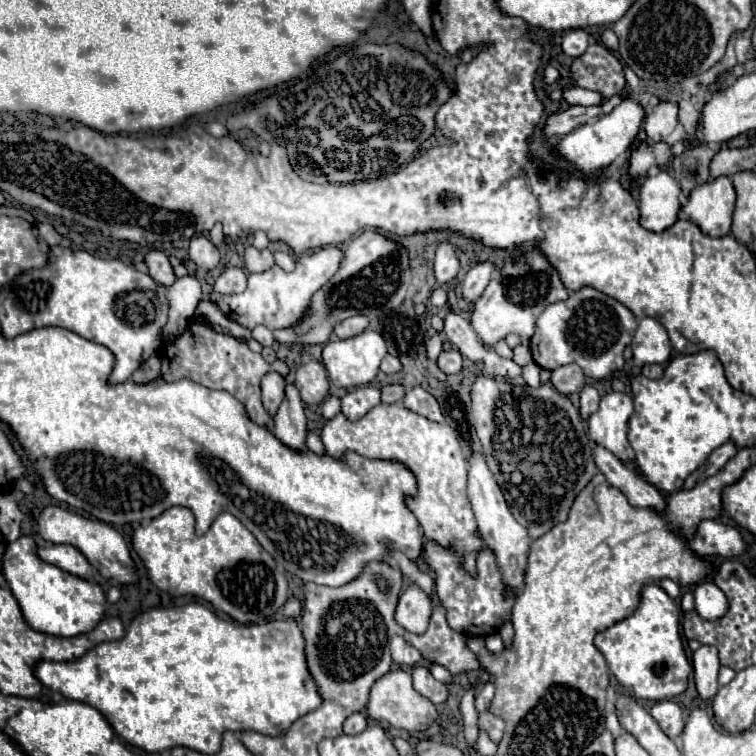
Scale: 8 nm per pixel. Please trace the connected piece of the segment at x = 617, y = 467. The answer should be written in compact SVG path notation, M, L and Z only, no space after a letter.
M596 446L594 462L596 462L598 470L606 476L606 482L612 488L622 490L632 506L664 510L664 506L666 506L664 496L652 484L648 484L644 478L640 478L638 474L628 470L610 450L606 450L604 446Z

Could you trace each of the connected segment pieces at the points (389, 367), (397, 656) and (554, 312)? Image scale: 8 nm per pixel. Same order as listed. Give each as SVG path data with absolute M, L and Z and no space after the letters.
M390 354L386 355L384 362L382 362L382 366L380 366L380 370L382 370L382 372L386 372L386 374L394 374L401 369L402 365L399 358Z
M394 636L390 640L390 652L392 652L392 660L400 666L412 668L414 664L424 664L422 654L414 646L408 646L408 642L402 636Z
M580 288L578 292L572 292L568 300L556 302L540 314L536 332L530 340L532 358L544 370L554 370L574 362L586 376L604 380L612 372L622 370L622 352L632 342L636 326L636 316L624 304L594 288Z

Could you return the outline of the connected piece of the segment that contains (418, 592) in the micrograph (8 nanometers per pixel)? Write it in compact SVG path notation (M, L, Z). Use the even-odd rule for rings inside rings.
M410 584L404 590L404 594L400 596L400 602L396 608L396 622L402 628L406 628L408 632L424 634L424 630L428 628L428 622L430 622L432 606L434 604L432 604L430 596L416 584Z

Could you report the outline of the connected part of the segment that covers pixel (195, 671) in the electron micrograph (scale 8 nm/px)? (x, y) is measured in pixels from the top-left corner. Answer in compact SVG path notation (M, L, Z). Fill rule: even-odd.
M192 602L192 604L186 604L186 606L180 606L180 608L154 608L154 610L148 610L148 612L144 612L144 614L140 614L138 618L134 618L132 620L132 624L130 624L130 628L128 628L128 632L120 638L120 640L114 640L114 642L102 642L102 644L98 644L98 646L94 646L92 650L88 650L84 656L80 656L78 660L72 660L72 662L48 662L48 660L40 660L40 662L36 662L36 666L34 666L34 676L48 688L48 690L52 690L52 692L58 692L58 694L62 694L64 698L68 698L68 700L78 700L78 702L84 702L84 704L88 704L88 706L92 706L92 708L96 708L98 712L102 712L104 716L106 716L106 720L112 724L112 728L116 730L116 734L118 736L122 736L130 746L136 746L136 748L142 748L142 750L146 750L146 752L162 752L162 750L166 750L166 748L176 748L176 746L186 746L186 748L192 748L192 750L198 750L198 752L202 752L202 754L216 754L218 750L220 750L220 740L222 740L222 732L226 732L226 730L256 730L256 732L262 732L262 734L282 734L284 730L288 730L288 726L296 720L296 718L300 718L300 716L304 716L304 714L308 714L308 712L312 712L312 710L316 710L318 706L320 706L320 702L322 702L322 698L320 698L320 694L318 694L318 690L316 690L316 684L312 682L312 678L308 678L308 668L306 668L306 662L304 662L304 638L302 638L302 630L300 630L300 626L298 626L298 622L296 620L274 620L274 622L266 622L266 624L238 624L238 622L230 622L230 620L224 620L224 618L220 618L216 612L212 612L210 608L206 608L206 606L202 606L202 604L198 604L198 602Z

